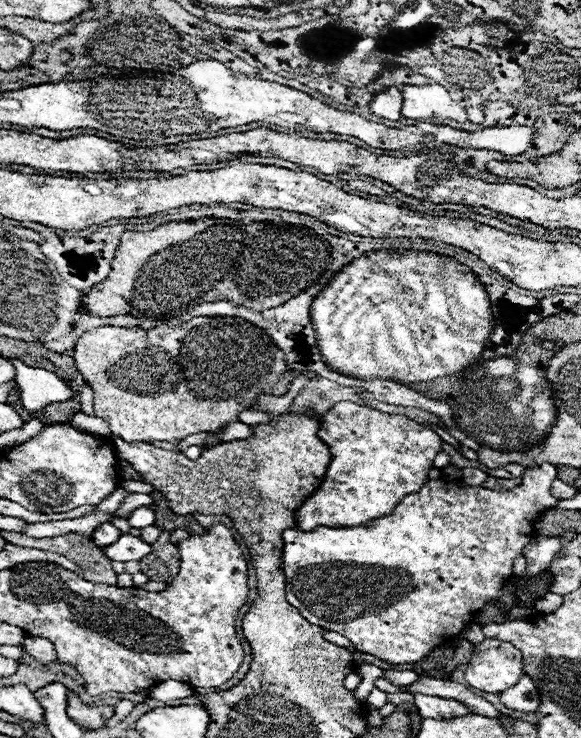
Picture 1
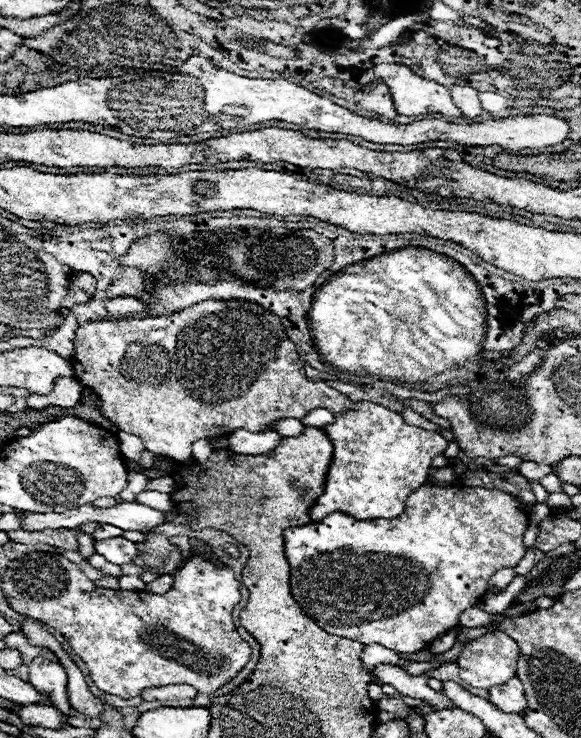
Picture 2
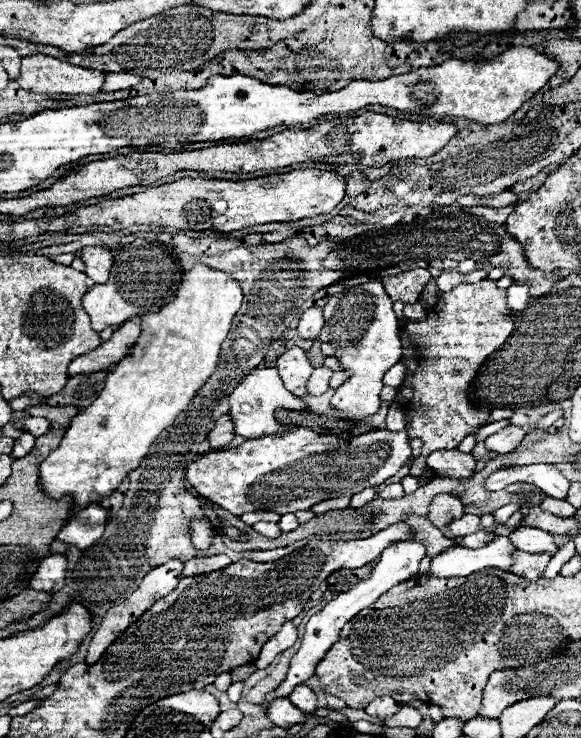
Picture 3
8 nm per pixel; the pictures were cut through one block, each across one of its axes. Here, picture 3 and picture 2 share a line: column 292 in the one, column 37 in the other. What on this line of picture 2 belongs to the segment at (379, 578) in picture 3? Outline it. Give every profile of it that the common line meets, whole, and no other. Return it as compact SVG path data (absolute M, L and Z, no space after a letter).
M36 656L30 664L30 684L46 694L50 694L54 706L64 714L70 716L72 708L68 704L68 692L66 692L66 670L60 666L58 660Z

